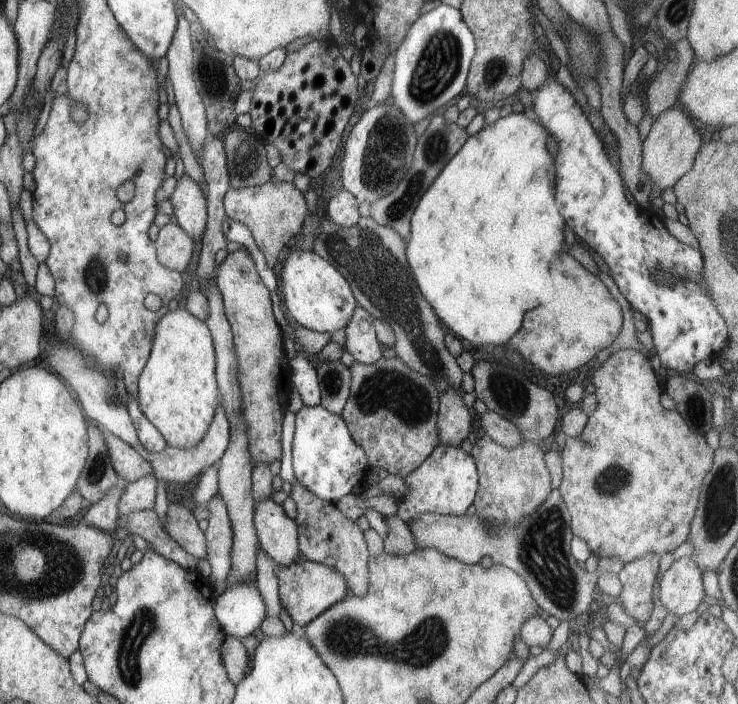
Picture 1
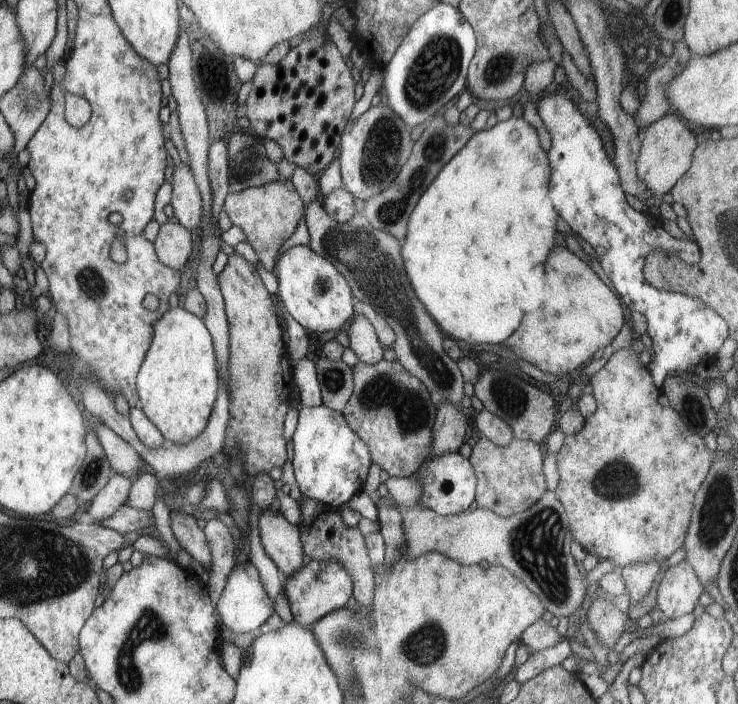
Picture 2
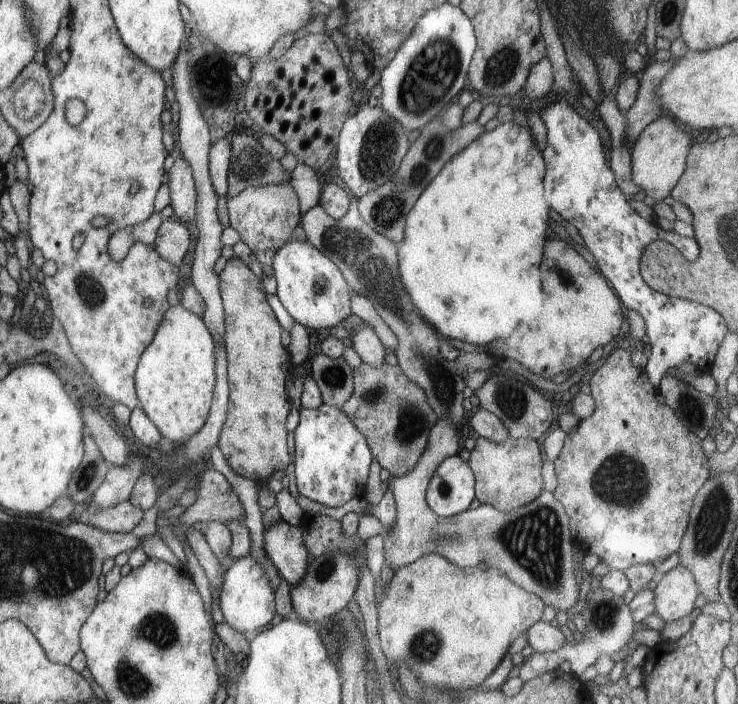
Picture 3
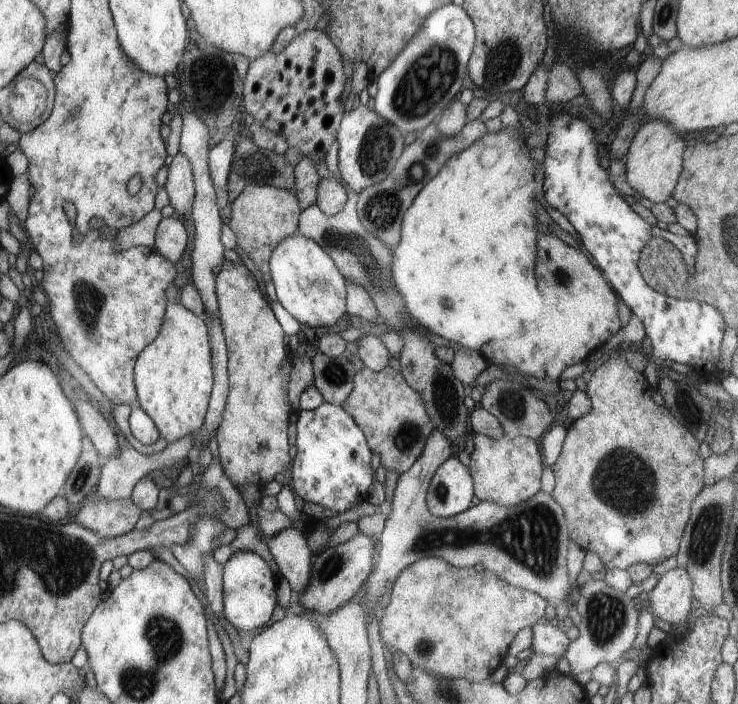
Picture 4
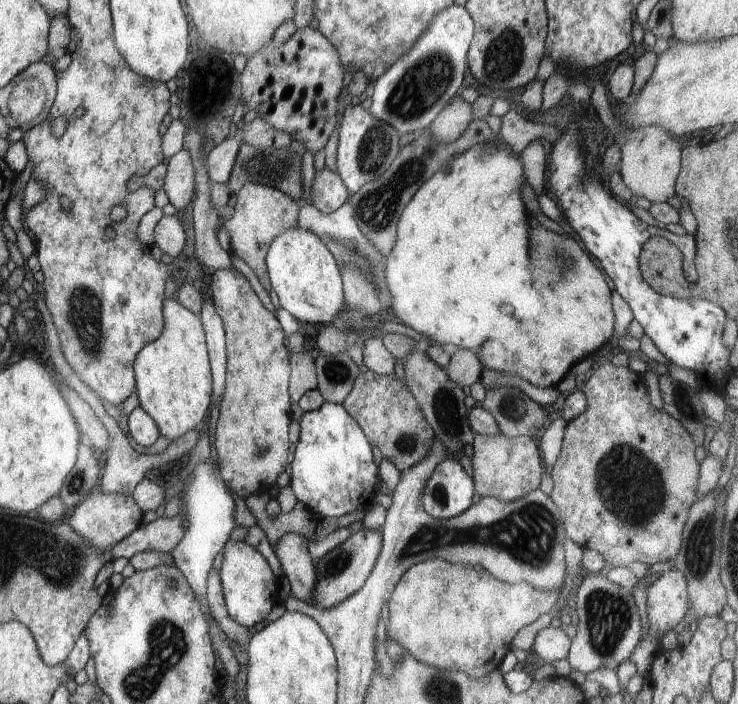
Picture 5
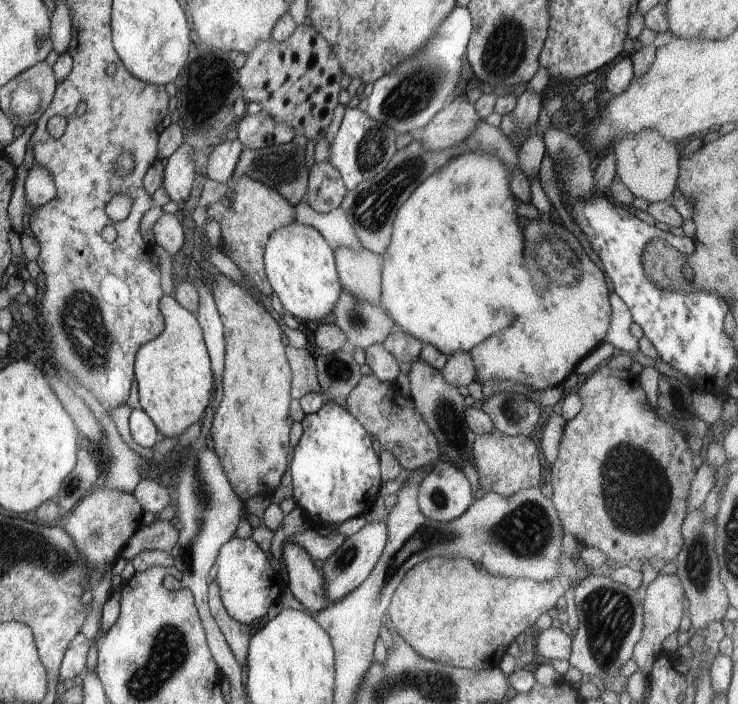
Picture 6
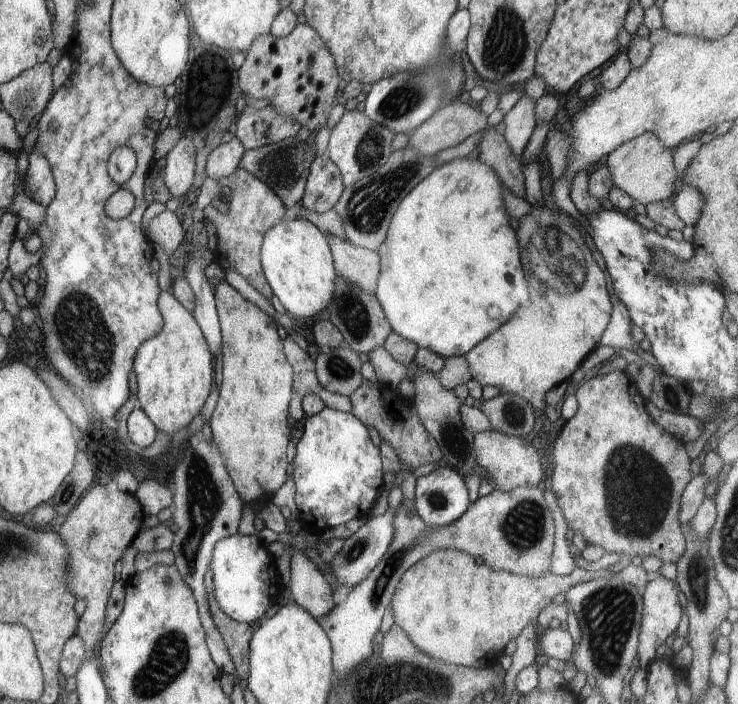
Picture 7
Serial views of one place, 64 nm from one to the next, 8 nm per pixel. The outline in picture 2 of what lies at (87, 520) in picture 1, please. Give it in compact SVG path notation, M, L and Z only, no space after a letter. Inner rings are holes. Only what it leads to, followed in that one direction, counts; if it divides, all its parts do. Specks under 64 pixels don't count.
M113 473L109 482L91 500L87 508L87 514L93 519L93 523L101 522L115 512L116 508L123 505L123 500L129 492L133 479L121 474Z

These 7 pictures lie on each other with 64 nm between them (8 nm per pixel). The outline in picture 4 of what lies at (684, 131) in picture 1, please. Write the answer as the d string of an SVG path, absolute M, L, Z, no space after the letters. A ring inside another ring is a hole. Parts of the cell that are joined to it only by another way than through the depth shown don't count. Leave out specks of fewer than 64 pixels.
M645 120L629 142L624 154L627 184L649 202L664 203L671 196L682 169L683 140L663 120Z

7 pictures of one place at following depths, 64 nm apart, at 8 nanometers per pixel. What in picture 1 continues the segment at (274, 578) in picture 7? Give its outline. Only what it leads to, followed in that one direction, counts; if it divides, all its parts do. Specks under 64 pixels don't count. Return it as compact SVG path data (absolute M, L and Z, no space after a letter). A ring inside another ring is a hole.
M235 582L213 598L213 610L224 635L245 638L254 634L266 617L265 604L256 586Z

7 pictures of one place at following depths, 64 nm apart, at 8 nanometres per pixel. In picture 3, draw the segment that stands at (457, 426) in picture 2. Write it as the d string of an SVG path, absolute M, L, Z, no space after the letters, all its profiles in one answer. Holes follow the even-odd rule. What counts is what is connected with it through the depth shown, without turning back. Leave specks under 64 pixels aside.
M436 418L417 464L407 474L389 477L386 481L396 509L393 524L382 536L385 564L395 571L425 554L437 554L458 567L471 568L479 561L485 562L488 567L503 572L511 584L538 596L544 606L551 606L555 612L567 612L581 599L586 579L598 581L610 568L600 560L596 572L586 578L572 568L573 542L567 514L552 493L543 490L537 498L511 512L499 512L480 504L447 518L437 516L425 504L424 490L433 470L441 460L459 452L458 439L459 428L455 428L449 418Z

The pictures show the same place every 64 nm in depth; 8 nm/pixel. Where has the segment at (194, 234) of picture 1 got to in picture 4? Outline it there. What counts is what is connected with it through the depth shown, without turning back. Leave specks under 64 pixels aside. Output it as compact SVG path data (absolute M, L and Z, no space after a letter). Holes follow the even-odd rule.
M177 152L172 155L171 163L166 167L166 171L164 188L167 192L169 205L178 214L189 214L194 197L191 164L181 152Z

